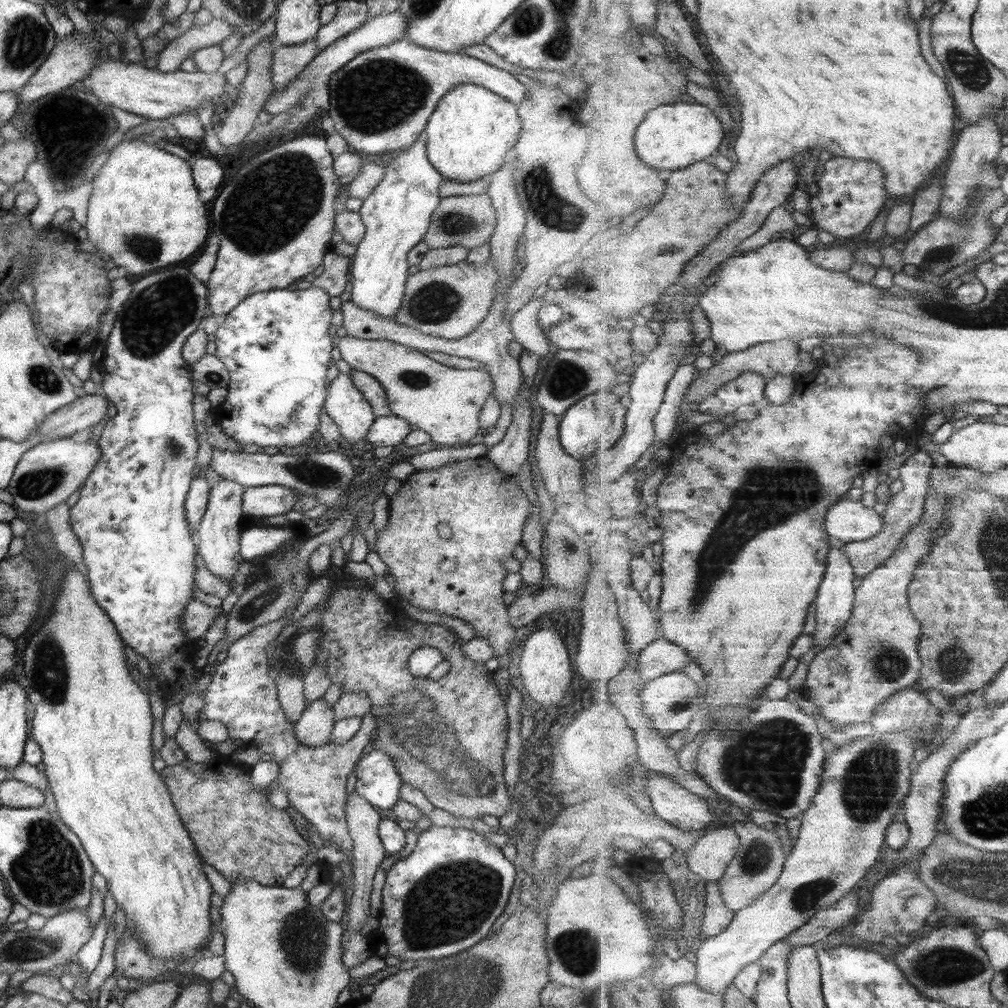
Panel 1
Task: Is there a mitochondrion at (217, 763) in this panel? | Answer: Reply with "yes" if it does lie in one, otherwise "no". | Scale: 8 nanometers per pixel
no

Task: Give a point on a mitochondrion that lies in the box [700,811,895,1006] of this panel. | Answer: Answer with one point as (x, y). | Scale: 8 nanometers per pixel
(809, 894)

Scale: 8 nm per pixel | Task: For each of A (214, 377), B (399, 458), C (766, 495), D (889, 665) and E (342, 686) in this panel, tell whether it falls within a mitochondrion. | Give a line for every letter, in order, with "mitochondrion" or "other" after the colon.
A: mitochondrion
B: other
C: mitochondrion
D: mitochondrion
E: other

